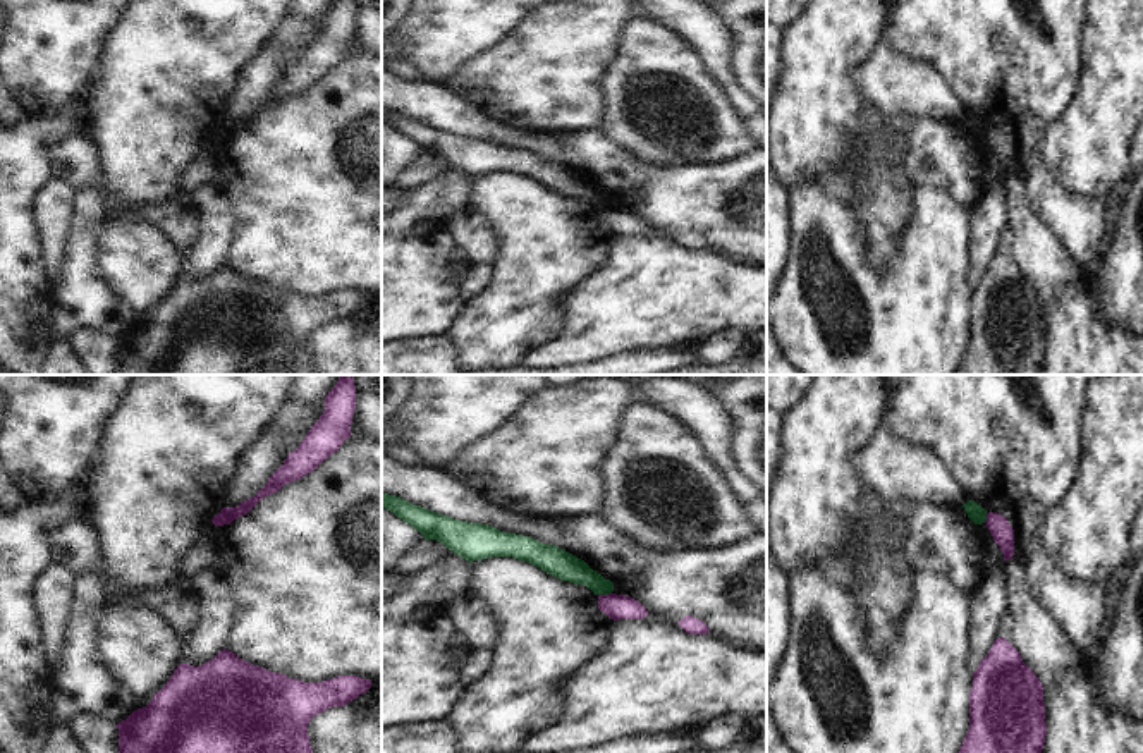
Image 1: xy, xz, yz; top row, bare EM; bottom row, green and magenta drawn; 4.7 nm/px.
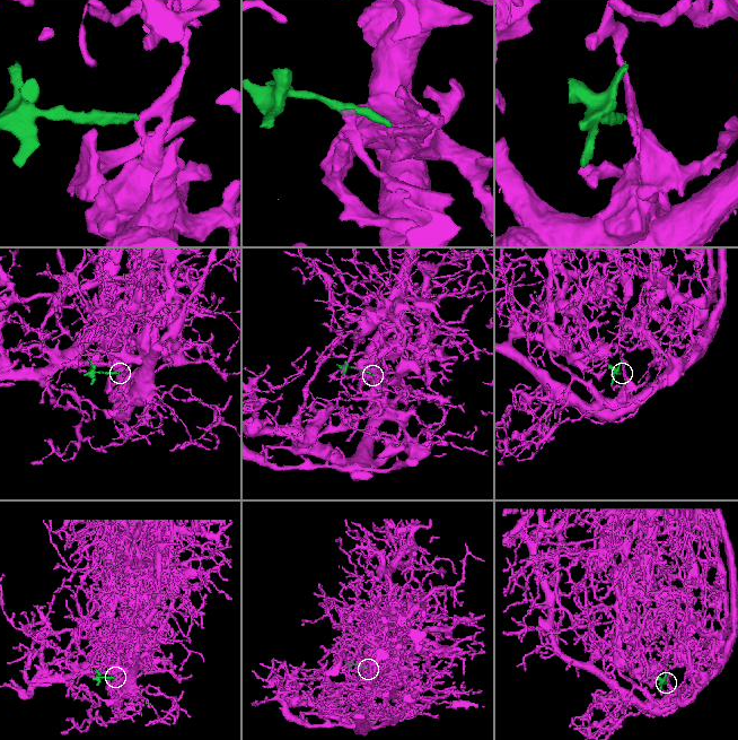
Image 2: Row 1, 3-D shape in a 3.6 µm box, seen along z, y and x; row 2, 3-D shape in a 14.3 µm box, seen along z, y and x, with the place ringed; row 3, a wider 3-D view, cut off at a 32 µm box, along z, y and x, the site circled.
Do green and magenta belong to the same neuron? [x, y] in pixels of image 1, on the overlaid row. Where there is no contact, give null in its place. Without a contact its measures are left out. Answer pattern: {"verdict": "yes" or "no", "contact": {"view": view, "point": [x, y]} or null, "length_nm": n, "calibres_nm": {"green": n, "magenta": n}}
{"verdict": "no", "contact": {"view": "xz", "point": [604, 593]}, "length_nm": 70, "calibres_nm": {"green": 130, "magenta": 110}}

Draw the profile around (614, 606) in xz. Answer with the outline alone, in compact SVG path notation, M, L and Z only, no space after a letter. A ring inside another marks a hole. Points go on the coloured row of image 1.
M598 595L598 609L610 619L643 619L648 615L645 605L626 595Z

